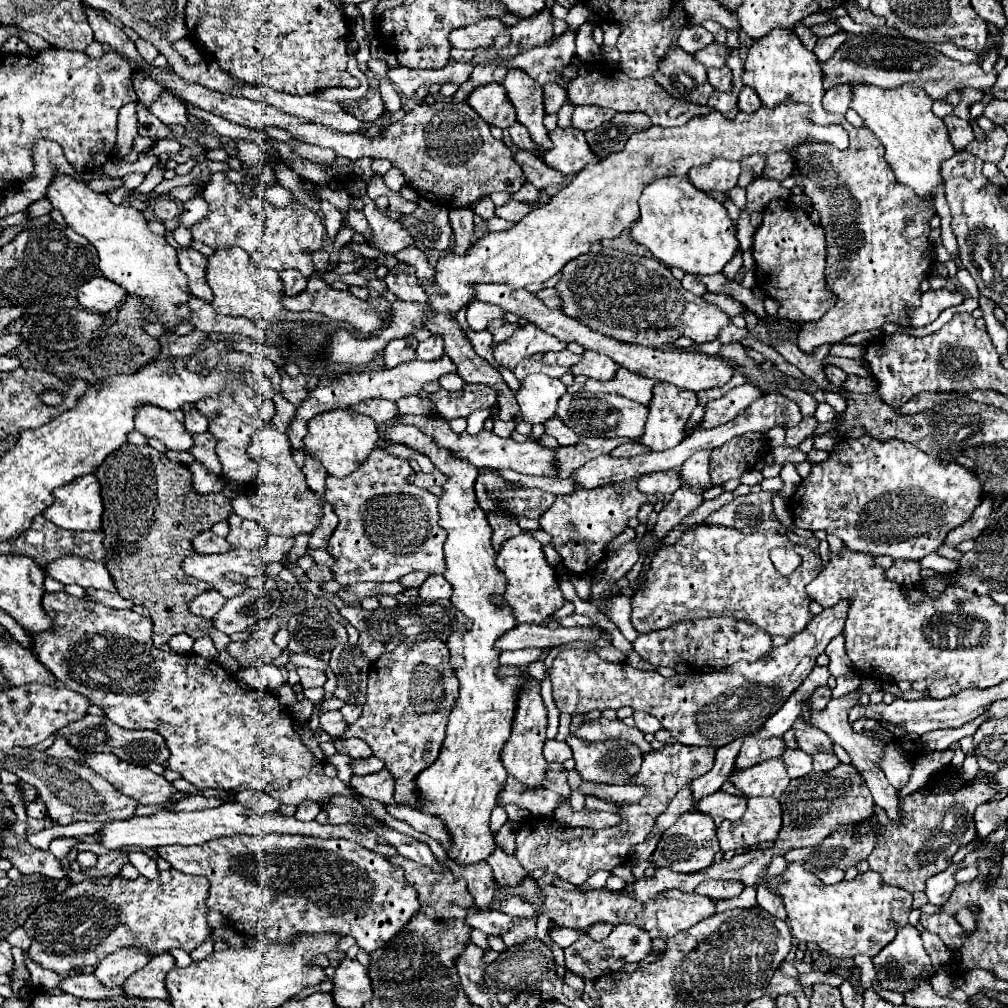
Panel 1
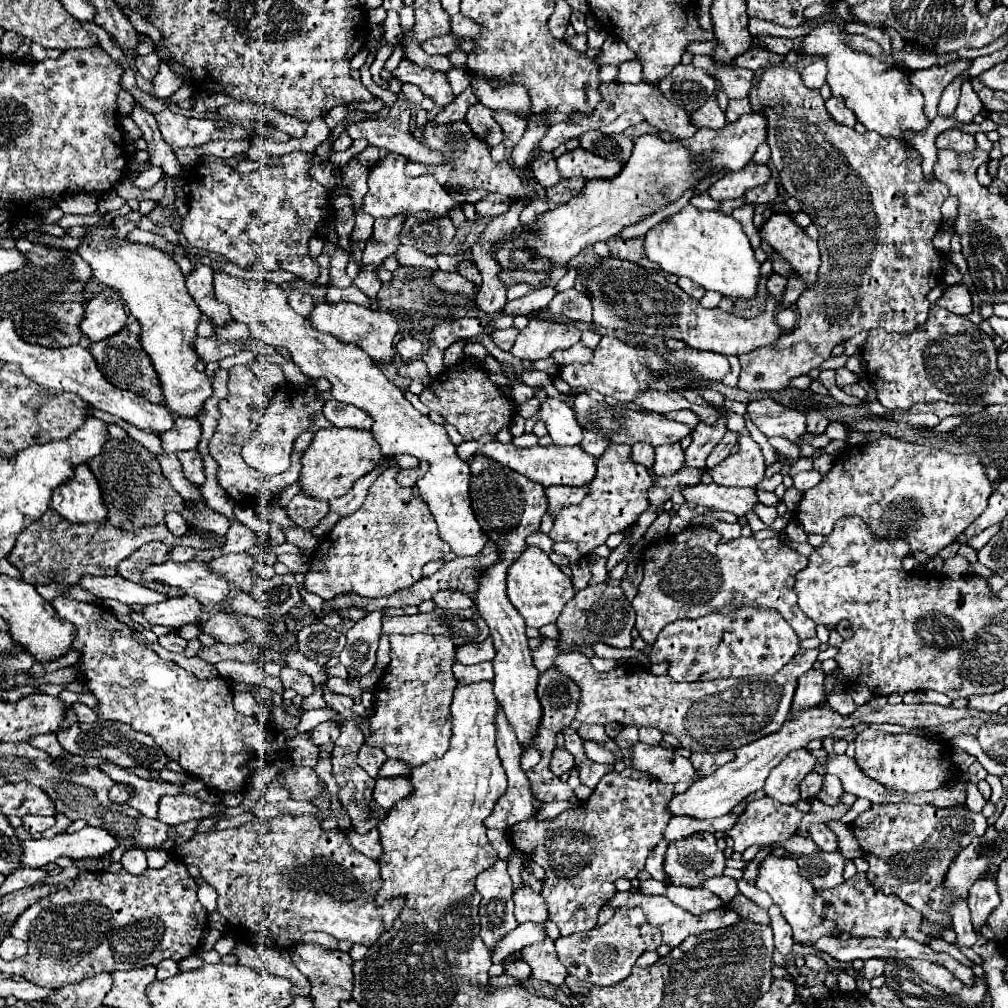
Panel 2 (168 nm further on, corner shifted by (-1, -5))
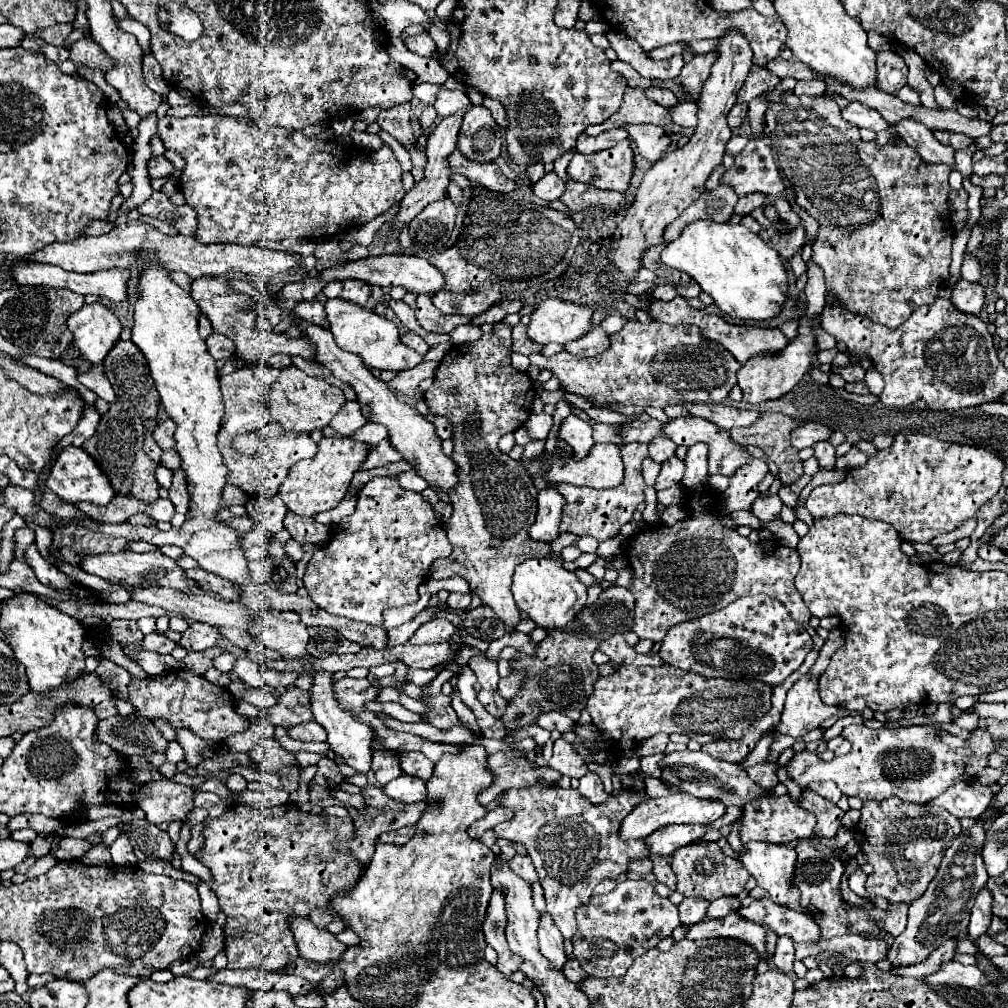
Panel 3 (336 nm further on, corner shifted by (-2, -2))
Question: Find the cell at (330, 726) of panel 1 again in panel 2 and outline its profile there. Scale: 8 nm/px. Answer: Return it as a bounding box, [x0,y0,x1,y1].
[311,721,339,745]

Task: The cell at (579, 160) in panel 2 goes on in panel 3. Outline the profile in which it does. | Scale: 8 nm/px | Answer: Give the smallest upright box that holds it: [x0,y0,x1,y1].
[566,140,634,192]

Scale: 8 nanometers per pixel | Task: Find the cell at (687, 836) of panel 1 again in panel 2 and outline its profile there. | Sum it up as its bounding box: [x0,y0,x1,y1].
[665,833,725,887]

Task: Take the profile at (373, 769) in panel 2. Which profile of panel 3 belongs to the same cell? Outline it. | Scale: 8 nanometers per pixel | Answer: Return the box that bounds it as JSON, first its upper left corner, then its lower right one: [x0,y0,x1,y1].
[372,754,404,784]

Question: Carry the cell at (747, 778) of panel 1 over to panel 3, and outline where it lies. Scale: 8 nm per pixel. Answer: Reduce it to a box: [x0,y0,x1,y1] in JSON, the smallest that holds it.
[786,724,994,804]

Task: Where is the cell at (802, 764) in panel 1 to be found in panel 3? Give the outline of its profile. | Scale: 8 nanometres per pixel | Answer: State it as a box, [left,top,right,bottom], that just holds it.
[810,782,842,804]

